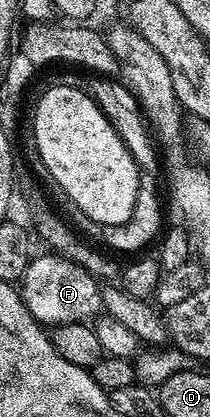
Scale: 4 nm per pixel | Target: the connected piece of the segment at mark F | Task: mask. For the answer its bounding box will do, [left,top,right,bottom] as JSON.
[19,253,104,327]

